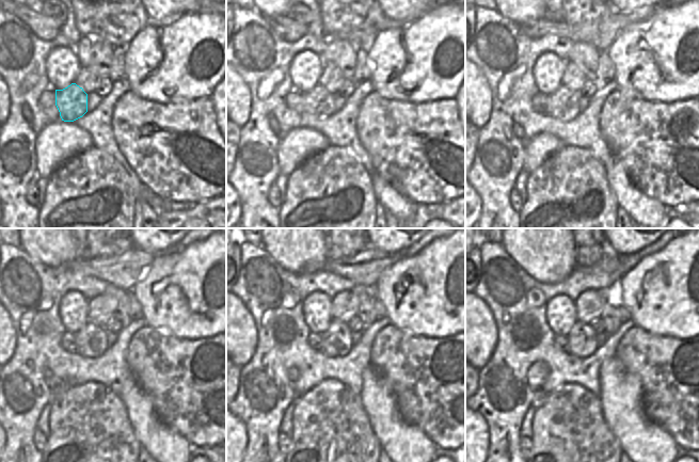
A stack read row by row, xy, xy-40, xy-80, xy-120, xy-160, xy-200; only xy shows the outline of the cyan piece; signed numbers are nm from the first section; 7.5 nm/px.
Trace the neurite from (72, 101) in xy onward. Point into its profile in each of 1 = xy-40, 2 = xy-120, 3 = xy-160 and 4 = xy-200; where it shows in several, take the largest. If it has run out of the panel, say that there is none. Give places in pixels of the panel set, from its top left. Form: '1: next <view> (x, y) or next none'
1: next xy-40 (317, 101)
2: next xy-120 (91, 340)
3: next xy-160 (337, 339)
4: next xy-200 (582, 340)

